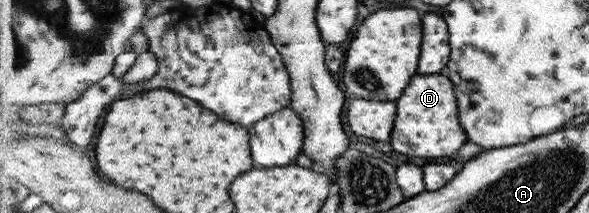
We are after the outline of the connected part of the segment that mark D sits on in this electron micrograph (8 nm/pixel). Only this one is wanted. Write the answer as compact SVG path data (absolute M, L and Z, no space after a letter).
M436 73L412 78L412 86L407 88L406 98L400 98L400 120L396 120L396 132L393 130L389 138L393 149L416 158L438 159L456 155L468 138L461 125L455 84L447 75Z

